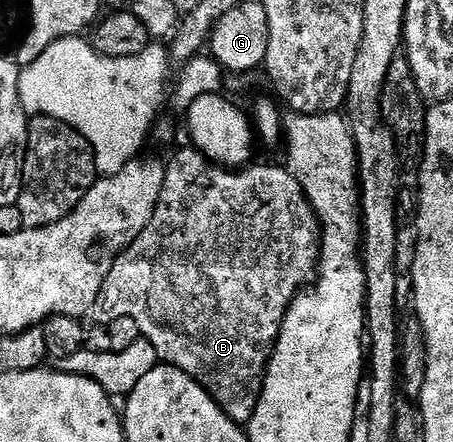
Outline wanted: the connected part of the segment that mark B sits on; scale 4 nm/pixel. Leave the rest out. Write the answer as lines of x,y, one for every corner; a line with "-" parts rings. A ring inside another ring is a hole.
185,146
166,164
166,181
158,199
156,210
144,231
136,237
129,248
125,248
118,256
118,261
112,266
108,278
104,278
104,286
100,290
98,300
94,303
93,319
99,320
103,326
109,326
116,318
131,316
141,327
141,335
156,350
174,352
173,368
184,370
184,374
192,377
197,384
209,392
212,399
228,413
238,424
249,425
252,414
258,405
262,393
262,379
266,376
266,363
270,361
275,351
274,344
279,343
278,331
282,328
282,319
294,297
311,283
318,270
318,253
320,251
320,225
318,216
310,204
310,199
302,192
298,177
285,167
273,168
270,164
258,164
243,167
241,170
231,170
221,164
216,164
202,155
197,148

